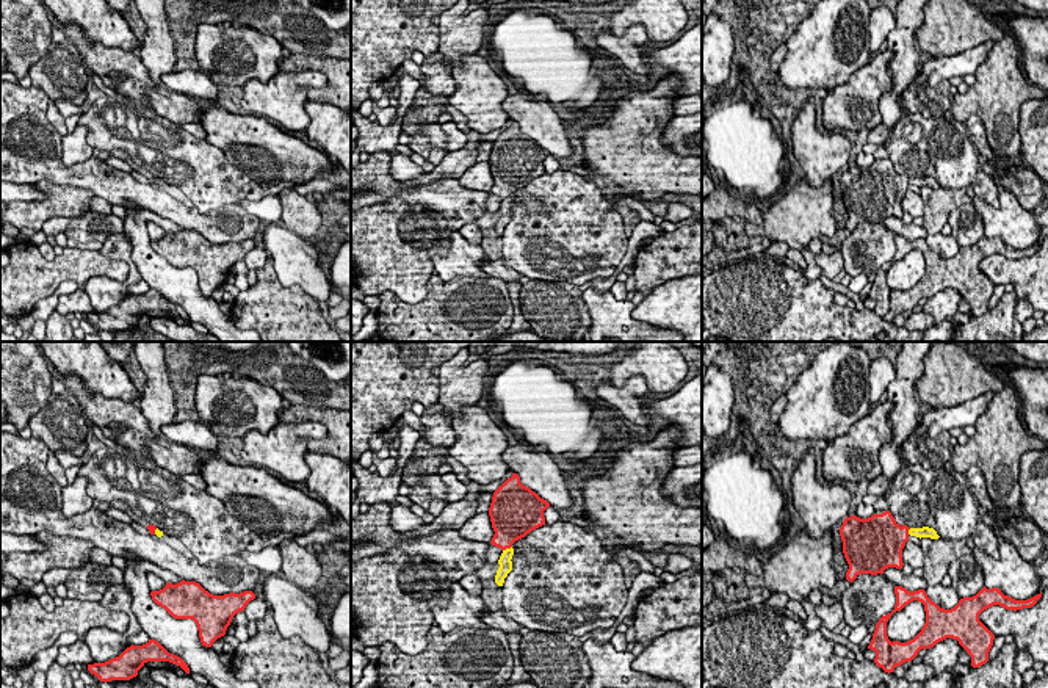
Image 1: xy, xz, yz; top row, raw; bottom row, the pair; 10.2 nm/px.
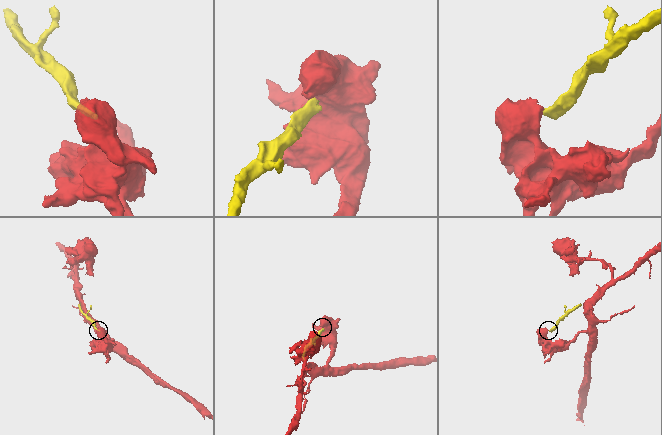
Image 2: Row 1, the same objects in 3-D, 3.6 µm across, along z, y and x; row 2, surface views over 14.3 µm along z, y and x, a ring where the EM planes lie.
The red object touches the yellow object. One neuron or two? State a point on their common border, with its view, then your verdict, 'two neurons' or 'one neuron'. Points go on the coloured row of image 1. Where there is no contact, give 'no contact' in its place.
xz (506, 547) | two neurons

